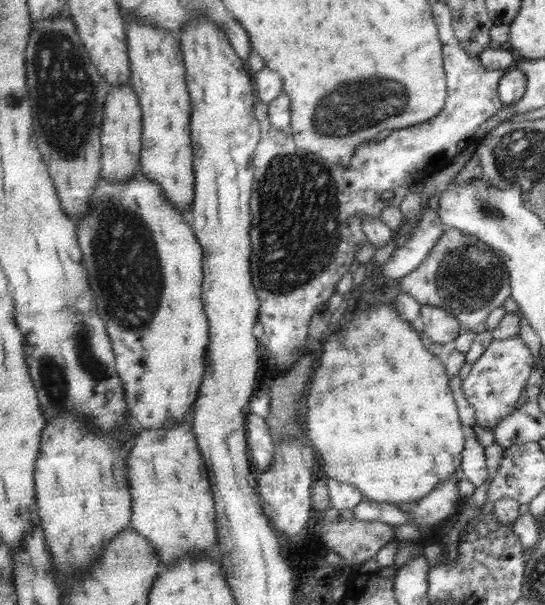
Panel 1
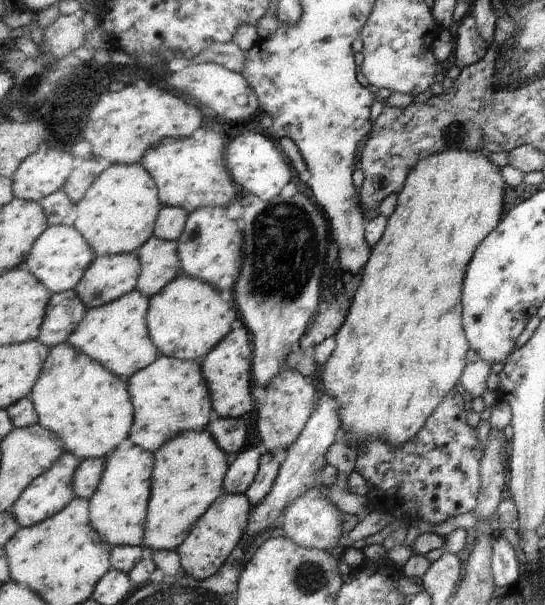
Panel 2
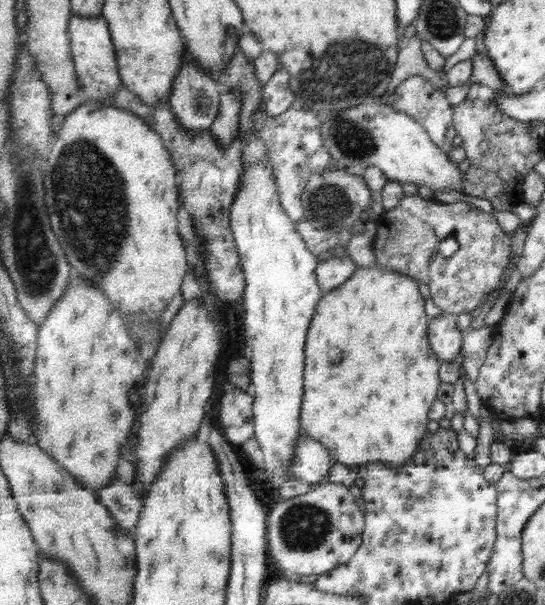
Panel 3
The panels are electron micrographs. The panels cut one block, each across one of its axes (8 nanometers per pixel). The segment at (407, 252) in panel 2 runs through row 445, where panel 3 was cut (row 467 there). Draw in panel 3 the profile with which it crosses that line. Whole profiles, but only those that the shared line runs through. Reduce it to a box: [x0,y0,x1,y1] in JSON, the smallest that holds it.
[302,266,442,468]

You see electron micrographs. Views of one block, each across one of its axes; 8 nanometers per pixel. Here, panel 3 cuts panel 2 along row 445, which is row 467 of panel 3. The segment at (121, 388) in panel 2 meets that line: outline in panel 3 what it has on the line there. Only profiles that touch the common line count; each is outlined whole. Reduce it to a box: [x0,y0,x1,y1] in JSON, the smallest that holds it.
[34,271,150,491]

